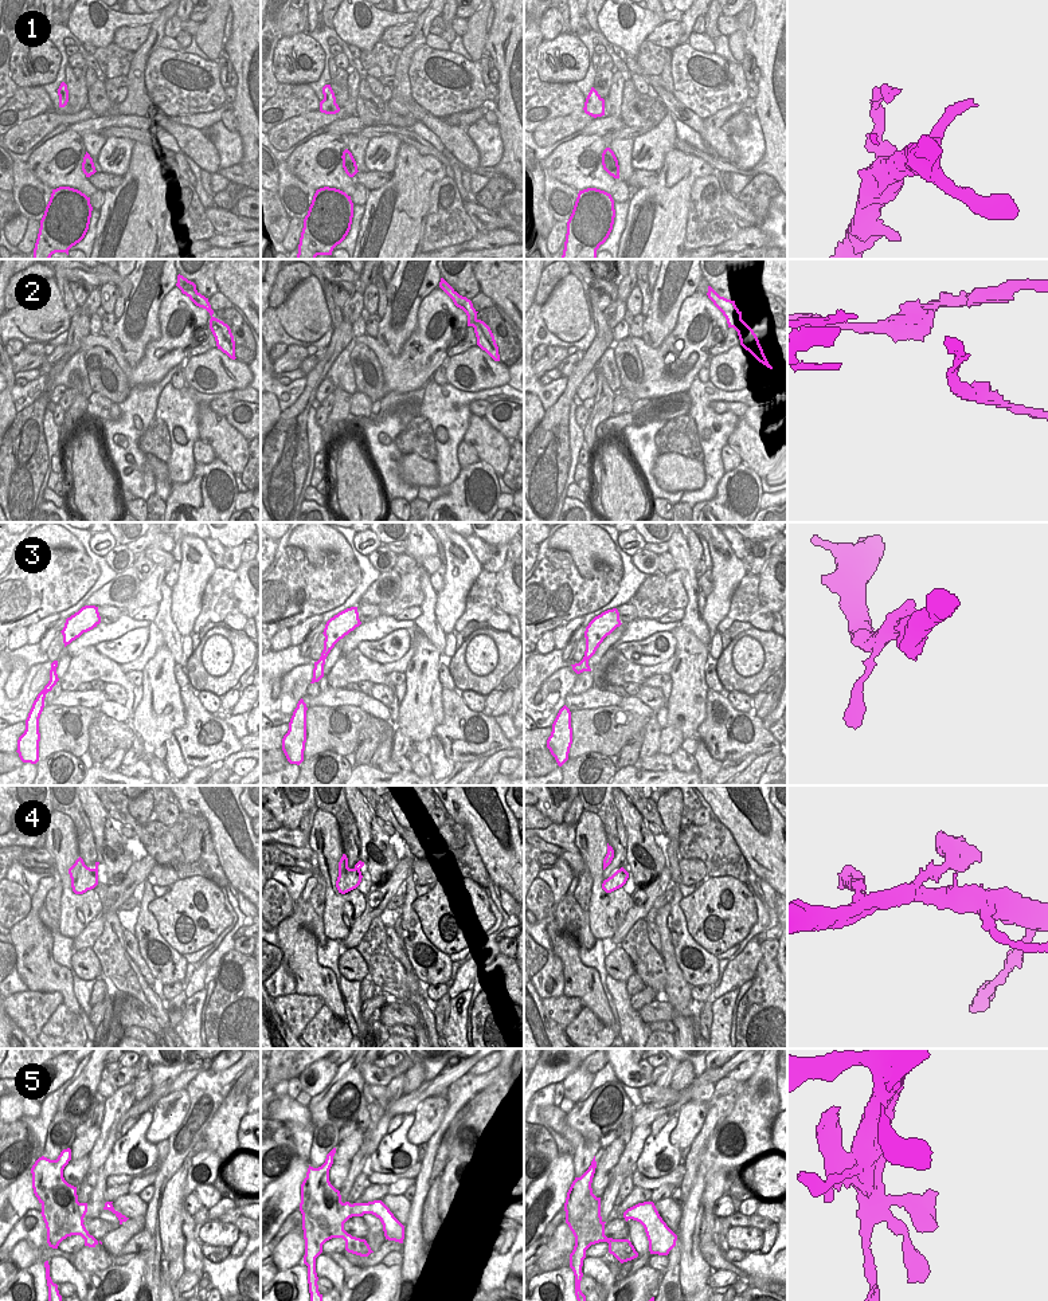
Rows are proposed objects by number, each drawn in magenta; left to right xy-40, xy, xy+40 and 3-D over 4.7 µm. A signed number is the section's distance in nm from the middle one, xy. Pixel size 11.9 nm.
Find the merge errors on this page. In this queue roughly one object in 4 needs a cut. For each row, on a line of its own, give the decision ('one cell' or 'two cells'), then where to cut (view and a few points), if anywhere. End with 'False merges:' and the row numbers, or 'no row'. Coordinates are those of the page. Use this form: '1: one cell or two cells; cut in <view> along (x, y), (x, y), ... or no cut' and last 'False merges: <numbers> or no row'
1: two cells; cut in xy-40 along (90, 157), (85, 173)
2: two cells; cut in xy+40 along (742, 320), (738, 333)
3: one cell; no cut
4: one cell; no cut
5: one cell; no cut
False merges: 1, 2

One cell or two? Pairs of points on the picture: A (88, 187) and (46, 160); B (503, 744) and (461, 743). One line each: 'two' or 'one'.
A: one
B: one

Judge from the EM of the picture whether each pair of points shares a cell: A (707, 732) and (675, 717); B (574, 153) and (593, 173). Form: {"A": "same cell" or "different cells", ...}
{"A": "different cells", "B": "same cell"}

